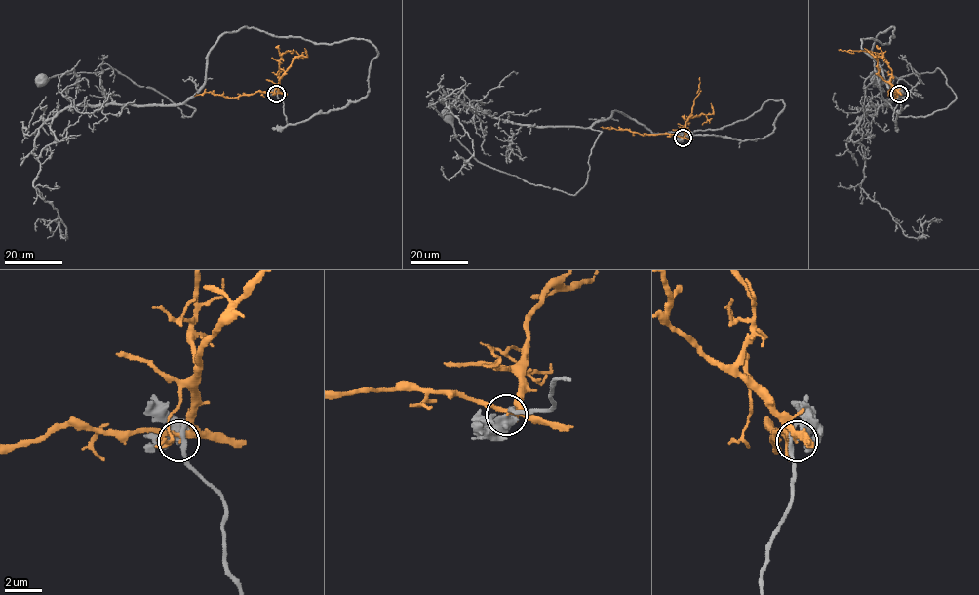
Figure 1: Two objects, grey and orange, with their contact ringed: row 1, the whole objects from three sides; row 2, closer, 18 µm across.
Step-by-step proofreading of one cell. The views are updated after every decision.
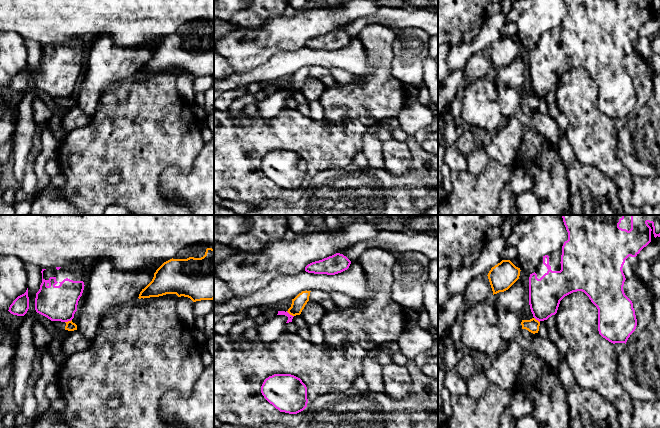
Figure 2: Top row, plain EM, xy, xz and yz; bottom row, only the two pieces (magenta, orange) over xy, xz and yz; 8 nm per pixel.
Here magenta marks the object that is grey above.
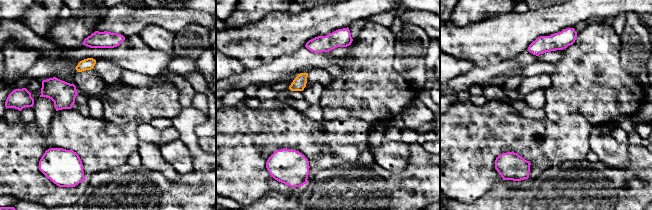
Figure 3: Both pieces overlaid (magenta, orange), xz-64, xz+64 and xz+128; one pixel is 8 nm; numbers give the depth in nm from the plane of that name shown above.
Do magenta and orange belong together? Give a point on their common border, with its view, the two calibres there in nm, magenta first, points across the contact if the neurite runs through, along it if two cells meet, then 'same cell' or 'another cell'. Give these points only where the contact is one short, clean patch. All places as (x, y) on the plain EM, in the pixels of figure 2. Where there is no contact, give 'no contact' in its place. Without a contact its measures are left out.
xz (289, 90) | 50/110 nm | another cell

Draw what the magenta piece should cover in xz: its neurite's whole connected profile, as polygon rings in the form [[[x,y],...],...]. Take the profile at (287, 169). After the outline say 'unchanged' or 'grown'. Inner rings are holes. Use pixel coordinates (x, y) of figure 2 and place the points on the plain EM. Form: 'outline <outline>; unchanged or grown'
outline [[[274,150],[261,162],[264,174],[280,188],[297,190],[307,183],[307,163],[291,150]]]; unchanged

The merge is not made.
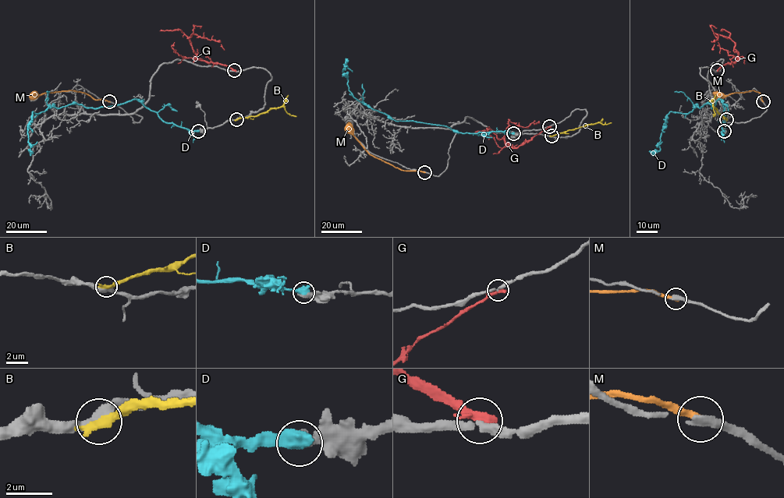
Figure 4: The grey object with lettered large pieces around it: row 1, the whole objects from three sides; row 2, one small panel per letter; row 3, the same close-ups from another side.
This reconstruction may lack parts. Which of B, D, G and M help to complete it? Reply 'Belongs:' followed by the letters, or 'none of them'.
Belongs: D

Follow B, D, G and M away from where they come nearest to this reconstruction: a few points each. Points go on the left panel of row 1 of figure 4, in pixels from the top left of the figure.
B: (236, 119), (257, 116), (282, 107), (296, 116)
D: (198, 131), (165, 122), (136, 99), (97, 108), (72, 104), (32, 112), (27, 126), (32, 151)
G: (234, 70), (222, 64), (199, 59), (193, 51), (189, 37), (193, 34), (218, 40), (224, 50)
M: (108, 101), (94, 100), (84, 93), (73, 90), (45, 92), (39, 95), (33, 93)

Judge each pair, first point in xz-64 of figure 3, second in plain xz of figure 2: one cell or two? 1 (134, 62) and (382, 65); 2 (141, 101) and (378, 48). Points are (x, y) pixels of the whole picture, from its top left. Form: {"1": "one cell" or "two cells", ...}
{"1": "two cells", "2": "one cell"}

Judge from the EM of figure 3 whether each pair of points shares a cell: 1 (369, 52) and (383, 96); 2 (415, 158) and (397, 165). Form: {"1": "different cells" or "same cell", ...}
{"1": "same cell", "2": "different cells"}

